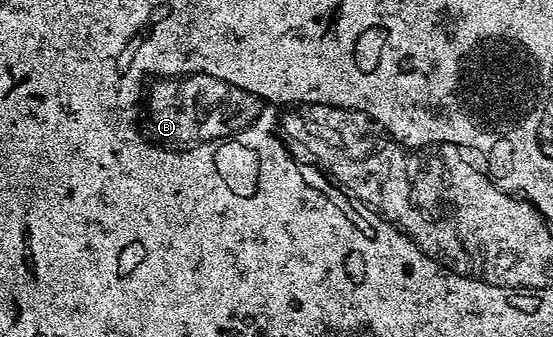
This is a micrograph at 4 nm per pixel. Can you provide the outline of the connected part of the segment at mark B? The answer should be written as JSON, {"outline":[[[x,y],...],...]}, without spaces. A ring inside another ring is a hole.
{"outline":[[[144,72],[144,76],[140,76],[140,93],[136,95],[136,133],[140,136],[140,140],[144,140],[147,148],[153,148],[155,152],[172,152],[172,156],[185,156],[196,152],[200,148],[220,148],[220,76],[216,76],[216,72]]]}

